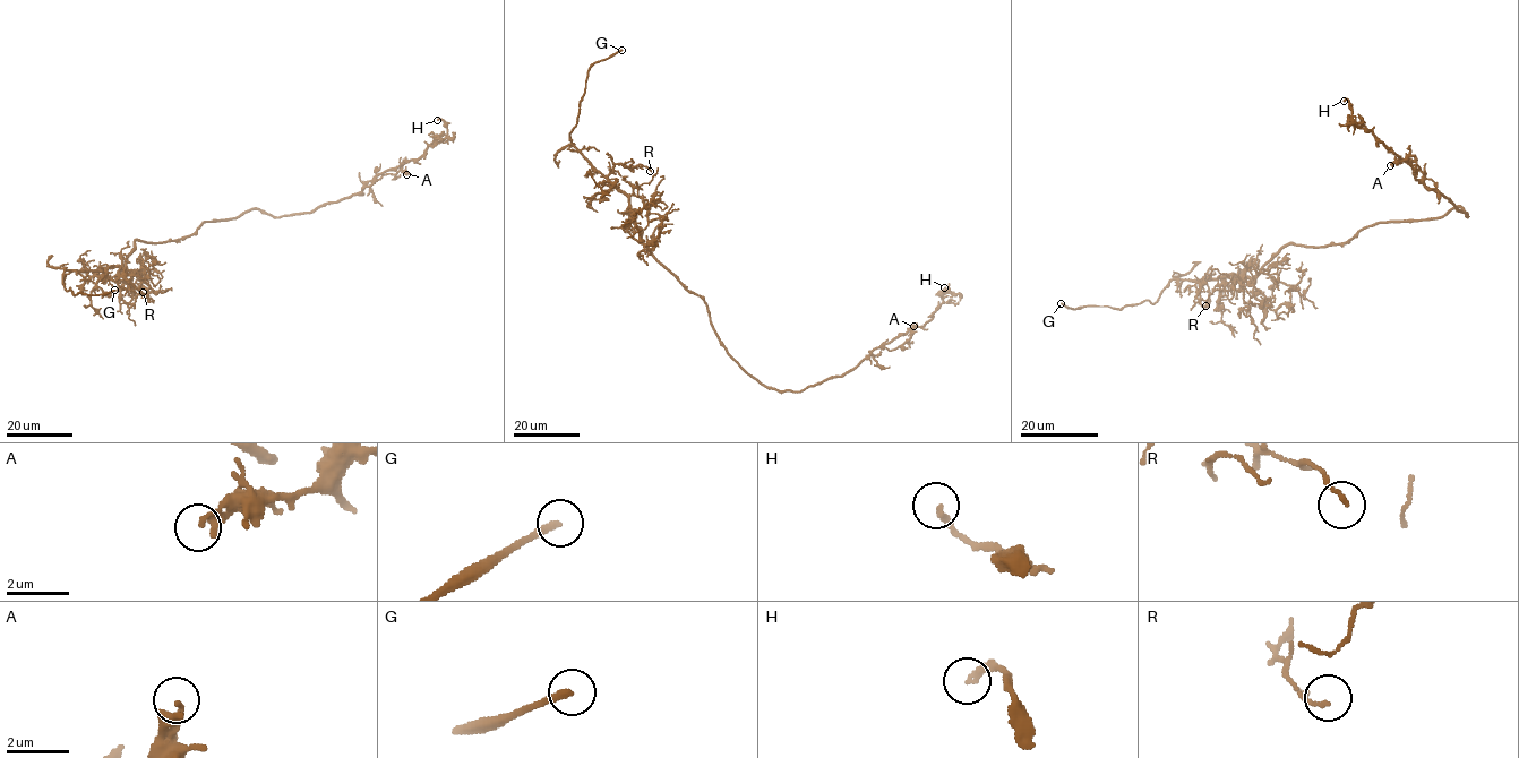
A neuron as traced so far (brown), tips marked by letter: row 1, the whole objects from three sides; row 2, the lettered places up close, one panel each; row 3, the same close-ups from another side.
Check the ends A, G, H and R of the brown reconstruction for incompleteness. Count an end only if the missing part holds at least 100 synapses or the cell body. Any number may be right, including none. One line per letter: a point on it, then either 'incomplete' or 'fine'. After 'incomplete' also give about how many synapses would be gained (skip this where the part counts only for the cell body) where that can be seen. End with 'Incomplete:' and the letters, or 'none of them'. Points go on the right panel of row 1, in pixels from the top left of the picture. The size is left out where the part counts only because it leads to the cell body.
A: place (1390, 165); fine
G: place (1061, 303); incomplete
H: place (1344, 101); fine
R: place (1206, 306); fine
Incomplete: G

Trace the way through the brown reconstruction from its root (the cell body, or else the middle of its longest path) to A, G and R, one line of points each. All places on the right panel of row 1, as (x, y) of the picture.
A: (1380, 223), (1440, 218), (1456, 207), (1467, 214), (1419, 181), (1416, 165), (1405, 160), (1390, 165)
G: (1380, 223), (1345, 242), (1285, 244), (1252, 277), (1173, 278), (1153, 303), (1120, 309), (1061, 303)
R: (1380, 223), (1345, 242), (1285, 244), (1252, 277), (1206, 277), (1195, 284), (1206, 306)

